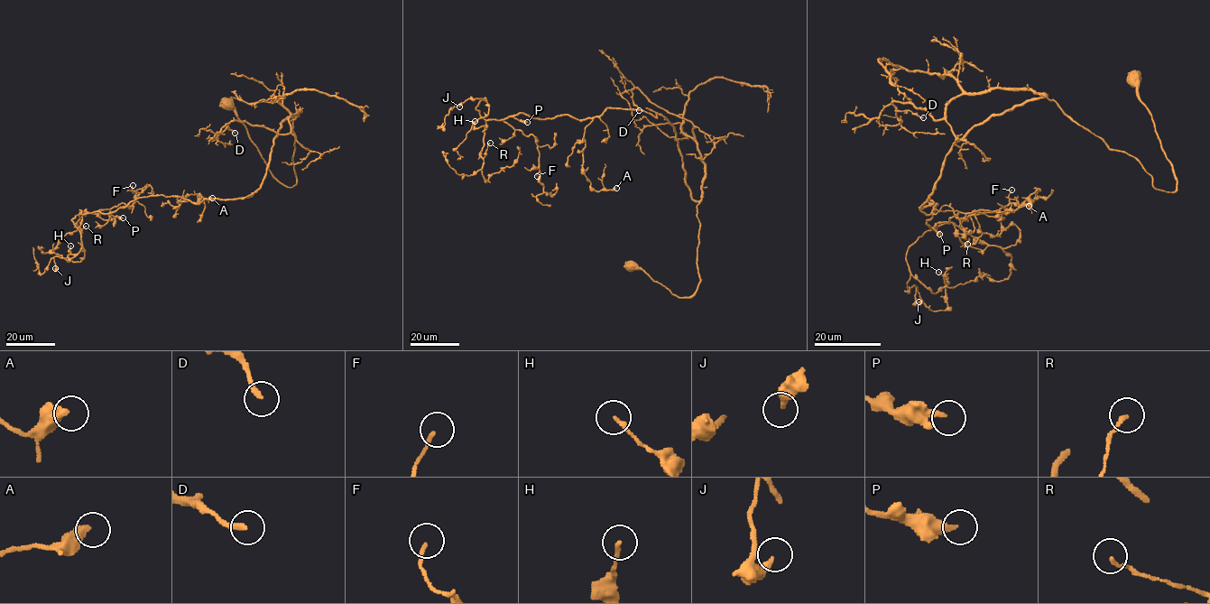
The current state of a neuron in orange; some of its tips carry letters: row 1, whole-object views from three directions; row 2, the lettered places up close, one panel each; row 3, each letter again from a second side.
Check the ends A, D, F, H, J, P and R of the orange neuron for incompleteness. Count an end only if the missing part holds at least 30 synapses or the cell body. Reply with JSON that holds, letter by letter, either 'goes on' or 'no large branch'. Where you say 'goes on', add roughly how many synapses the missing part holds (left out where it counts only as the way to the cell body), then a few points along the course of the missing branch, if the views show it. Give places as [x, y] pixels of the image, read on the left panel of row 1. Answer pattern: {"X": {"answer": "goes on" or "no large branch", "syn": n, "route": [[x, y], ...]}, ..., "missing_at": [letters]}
{"A": {"answer": "no large branch"}, "D": {"answer": "no large branch"}, "F": {"answer": "no large branch"}, "H": {"answer": "no large branch"}, "J": {"answer": "no large branch"}, "P": {"answer": "no large branch"}, "R": {"answer": "no large branch"}, "missing_at": []}

